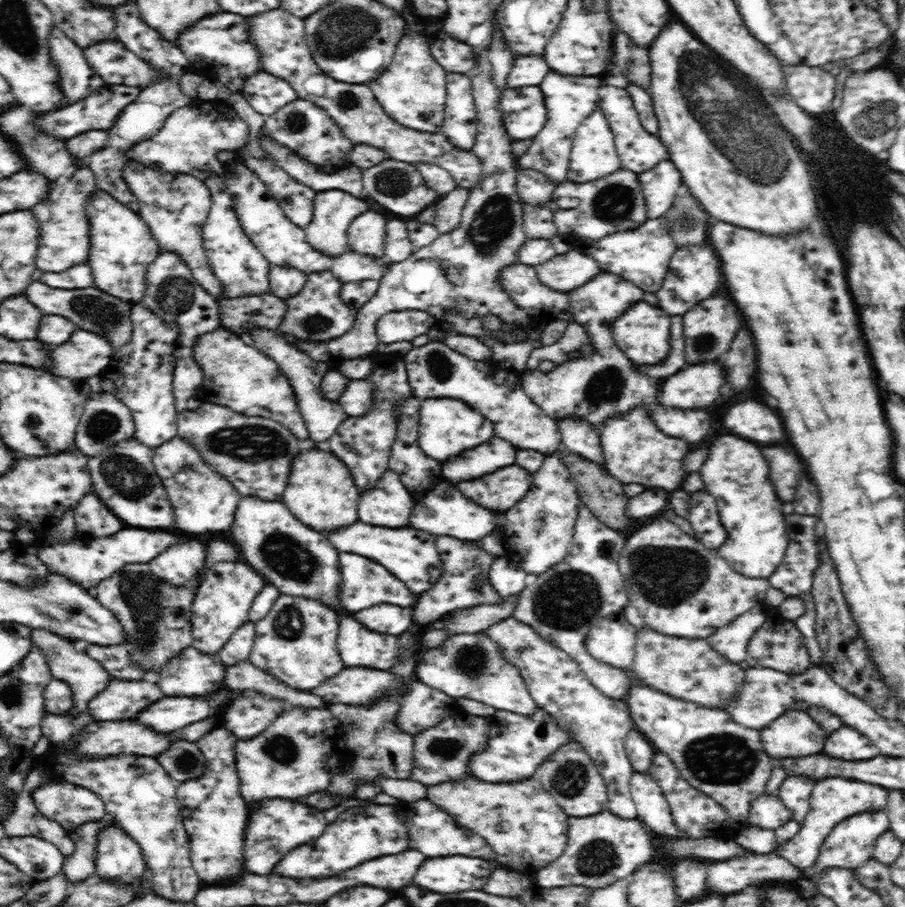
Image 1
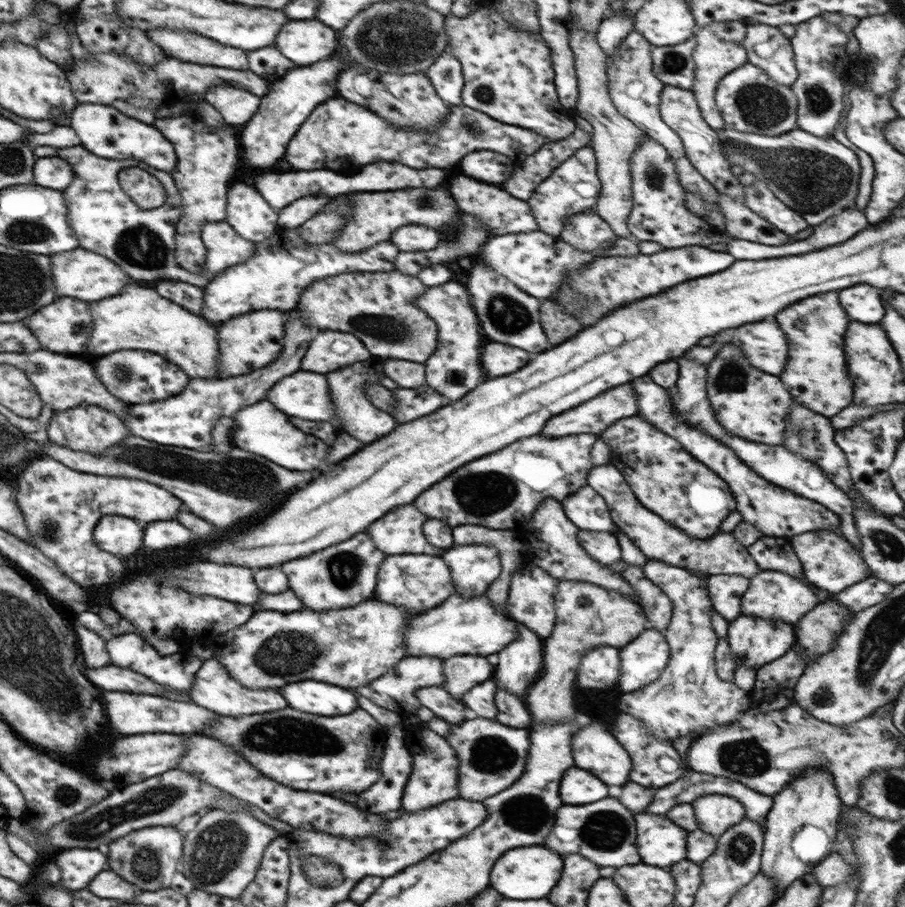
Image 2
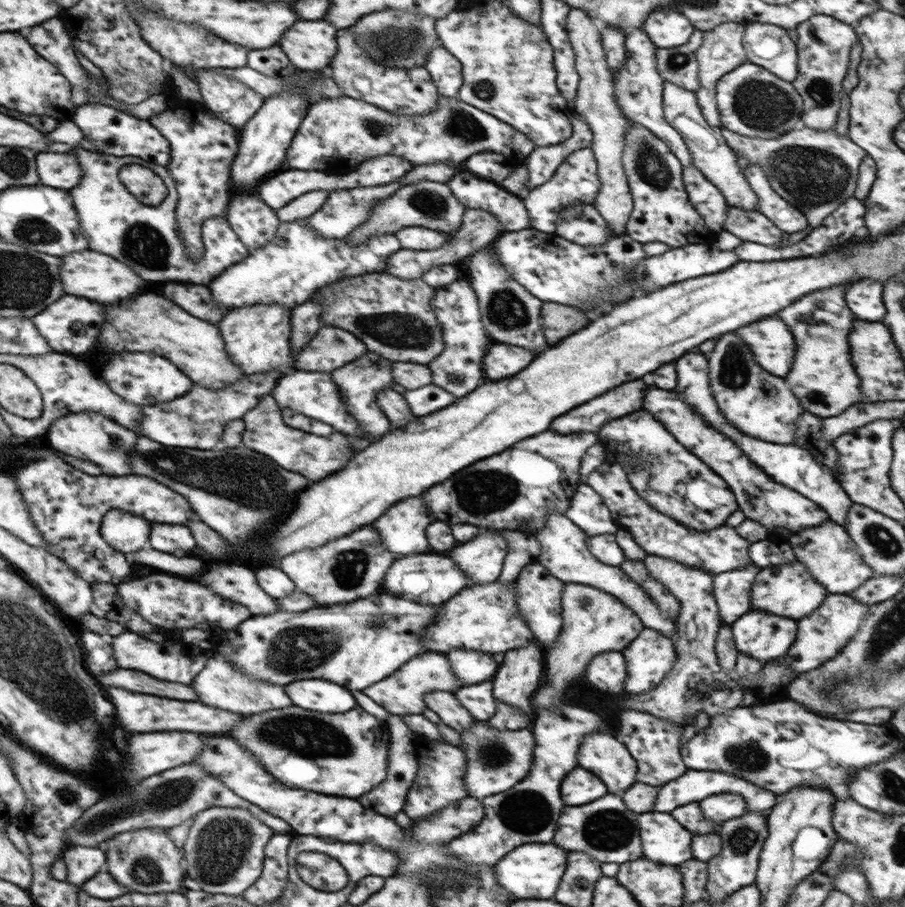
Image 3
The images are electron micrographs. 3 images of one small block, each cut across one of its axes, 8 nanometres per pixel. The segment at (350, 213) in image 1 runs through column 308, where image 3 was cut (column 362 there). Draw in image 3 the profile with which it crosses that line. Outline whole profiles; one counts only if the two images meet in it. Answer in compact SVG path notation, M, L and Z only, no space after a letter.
M430 180L428 182L416 182L410 186L406 185L404 188L399 188L388 197L388 200L379 200L378 204L369 212L365 224L357 226L345 239L354 246L366 242L375 234L395 233L406 227L431 228L448 236L454 236L462 224L466 209L452 194L447 183Z

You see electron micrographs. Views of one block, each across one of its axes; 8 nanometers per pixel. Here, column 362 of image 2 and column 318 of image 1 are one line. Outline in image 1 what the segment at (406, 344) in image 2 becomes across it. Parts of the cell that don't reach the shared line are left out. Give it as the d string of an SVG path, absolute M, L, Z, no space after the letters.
M327 270L307 275L304 288L298 294L283 299L287 311L279 324L279 330L303 342L328 342L348 332L356 320L357 311L344 304L340 296L341 288L342 282Z

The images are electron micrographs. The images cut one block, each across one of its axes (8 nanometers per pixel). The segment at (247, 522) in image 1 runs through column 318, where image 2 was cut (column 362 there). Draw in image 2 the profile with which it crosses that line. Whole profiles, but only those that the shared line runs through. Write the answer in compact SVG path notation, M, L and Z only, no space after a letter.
M365 531L310 556L302 556L300 560L290 560L282 566L282 572L290 580L289 590L302 601L304 609L316 612L342 610L373 598L379 566L386 555L375 547Z

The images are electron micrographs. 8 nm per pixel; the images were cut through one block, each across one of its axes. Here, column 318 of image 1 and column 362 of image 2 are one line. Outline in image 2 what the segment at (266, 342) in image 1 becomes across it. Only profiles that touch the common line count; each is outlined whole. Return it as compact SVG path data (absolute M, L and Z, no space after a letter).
M371 356L368 360L352 364L348 367L337 369L328 374L328 384L330 384L330 392L332 392L332 404L336 408L336 419L342 425L342 431L359 440L363 445L372 443L380 437L387 436L388 433L395 431L398 424L394 421L391 414L383 410L376 410L376 406L372 406L368 402L368 394L364 392L364 388L372 382L378 382L380 376L384 375L384 359Z

